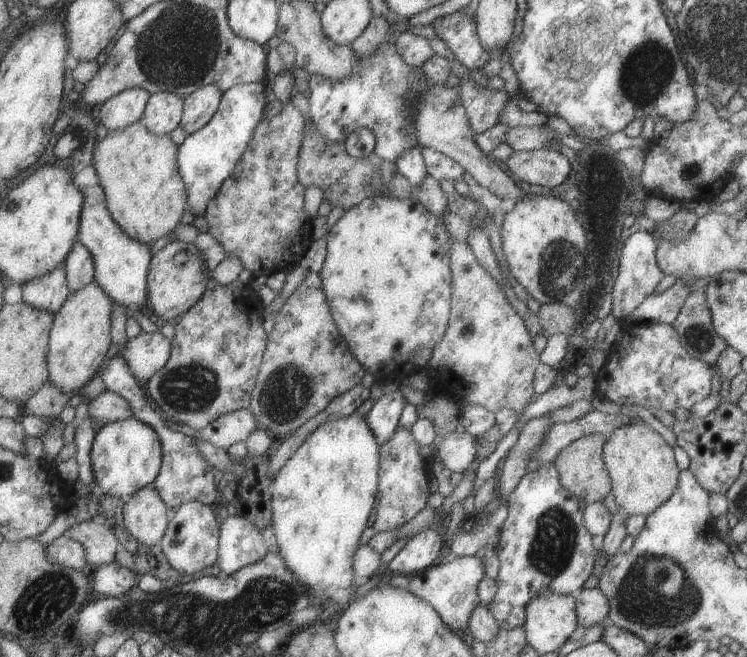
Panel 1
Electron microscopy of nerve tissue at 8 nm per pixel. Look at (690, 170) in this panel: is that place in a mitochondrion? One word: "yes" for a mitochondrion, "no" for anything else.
yes

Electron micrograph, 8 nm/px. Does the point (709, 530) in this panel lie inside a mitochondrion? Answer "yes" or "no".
no

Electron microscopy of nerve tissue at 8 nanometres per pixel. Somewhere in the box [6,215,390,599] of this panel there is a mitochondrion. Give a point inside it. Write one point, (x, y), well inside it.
(285, 392)

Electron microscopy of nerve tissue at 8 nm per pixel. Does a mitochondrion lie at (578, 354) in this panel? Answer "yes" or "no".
no

